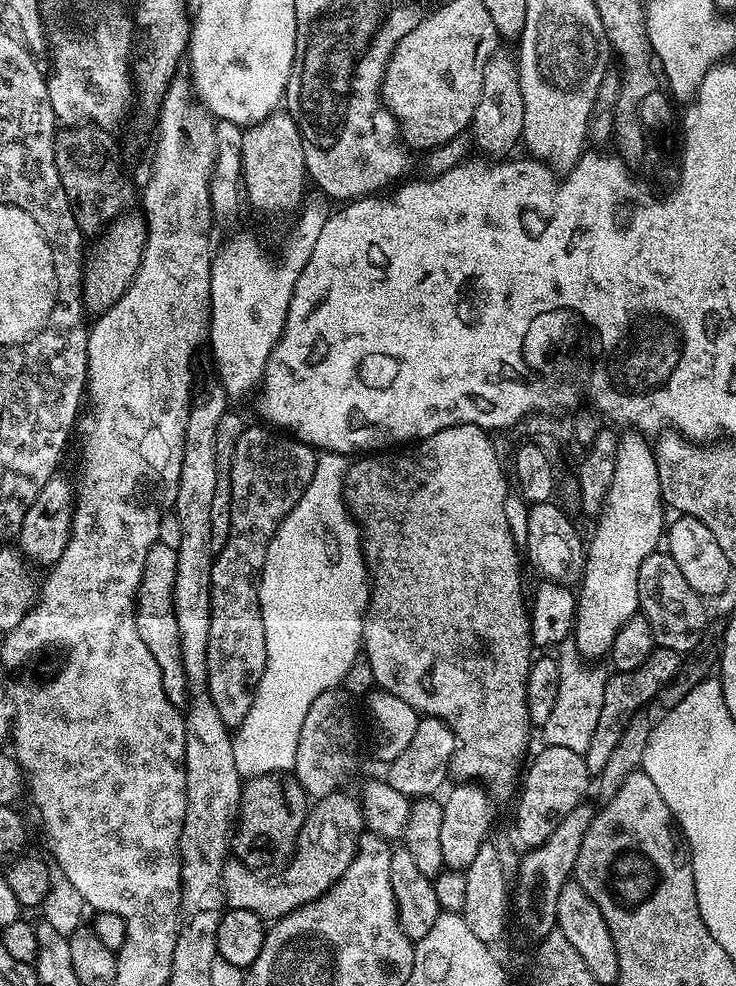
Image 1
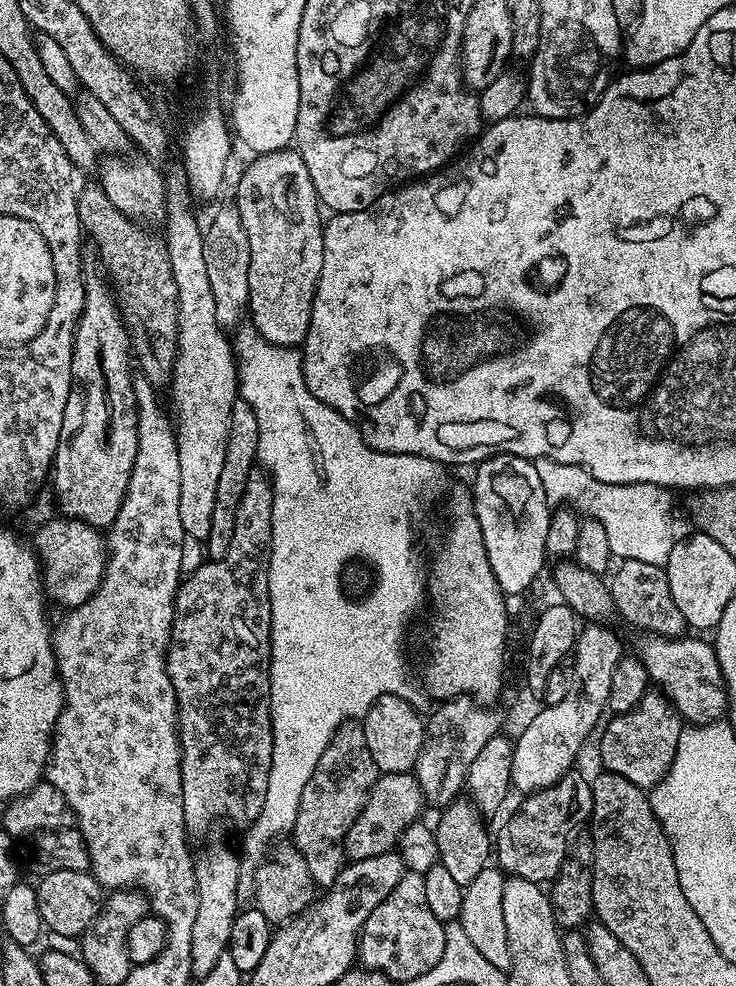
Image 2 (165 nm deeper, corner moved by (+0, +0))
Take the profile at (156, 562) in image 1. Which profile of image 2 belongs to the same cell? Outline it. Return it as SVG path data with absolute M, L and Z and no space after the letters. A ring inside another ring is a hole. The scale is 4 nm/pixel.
M253 470L246 482L238 514L234 518L234 538L230 538L230 550L224 560L208 560L198 570L187 573L176 592L176 617L172 620L172 643L168 646L168 673L176 691L176 719L180 733L180 773L182 774L182 806L184 826L189 833L208 832L212 824L225 820L239 830L247 829L262 814L262 802L266 802L266 790L270 782L270 758L272 757L272 715L268 705L270 694L270 666L272 665L272 615L268 597L268 555L272 553L272 481L263 471Z

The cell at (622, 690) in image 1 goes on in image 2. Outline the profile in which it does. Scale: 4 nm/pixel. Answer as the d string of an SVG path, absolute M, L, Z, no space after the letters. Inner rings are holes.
M649 690L629 712L611 717L608 725L603 725L600 736L600 760L605 769L614 774L622 774L634 786L651 790L670 770L674 754L678 750L678 738L682 731L682 717L672 701L659 690Z

